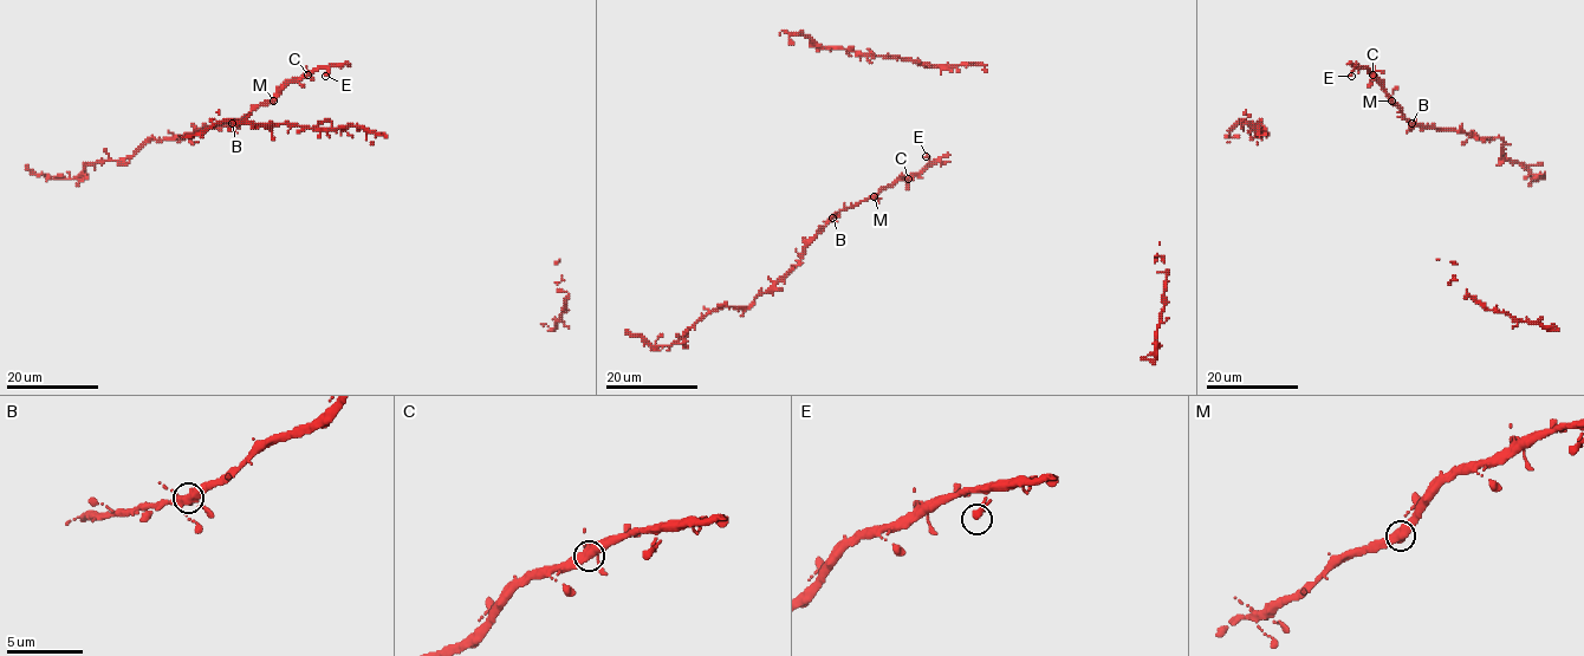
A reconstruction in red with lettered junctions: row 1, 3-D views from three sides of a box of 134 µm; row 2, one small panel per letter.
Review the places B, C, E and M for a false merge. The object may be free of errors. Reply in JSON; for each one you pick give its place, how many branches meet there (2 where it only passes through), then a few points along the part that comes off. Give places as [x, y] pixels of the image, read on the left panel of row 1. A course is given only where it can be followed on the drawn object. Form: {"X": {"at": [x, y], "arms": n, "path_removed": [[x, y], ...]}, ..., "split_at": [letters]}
{"split_at": []}

